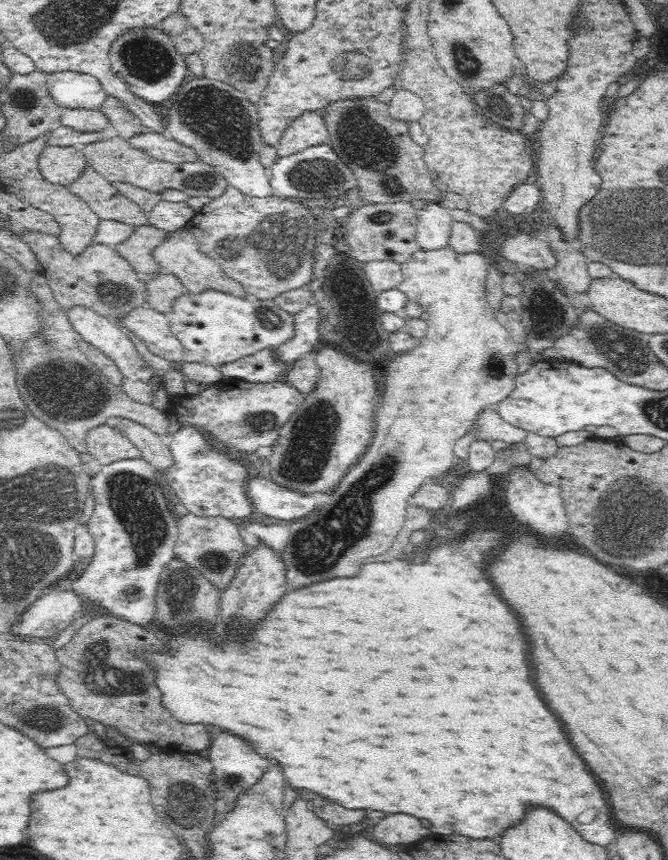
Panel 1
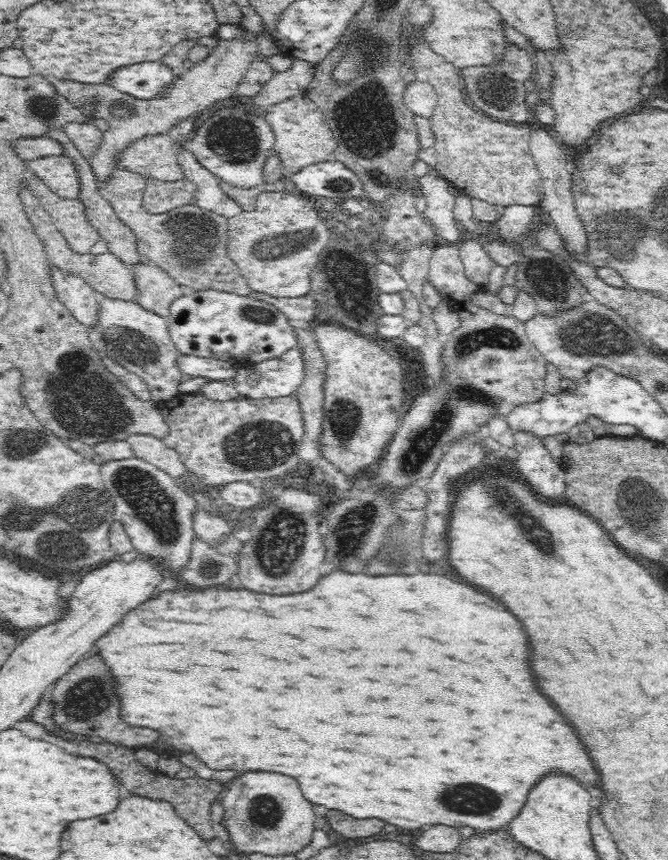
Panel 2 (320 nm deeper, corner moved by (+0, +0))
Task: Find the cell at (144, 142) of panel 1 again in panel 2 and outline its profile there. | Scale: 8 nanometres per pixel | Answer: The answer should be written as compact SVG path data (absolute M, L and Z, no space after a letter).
M148 135L130 144L119 154L116 166L160 180L181 179L175 144L168 135Z

